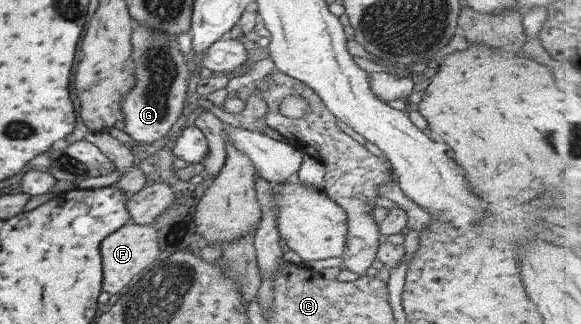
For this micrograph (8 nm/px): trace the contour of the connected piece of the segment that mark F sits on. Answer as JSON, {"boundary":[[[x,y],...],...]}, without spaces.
{"boundary":[[[127,222],[100,242],[99,252],[102,267],[101,290],[117,294],[125,289],[131,278],[147,268],[160,255],[157,231],[149,225]]]}

